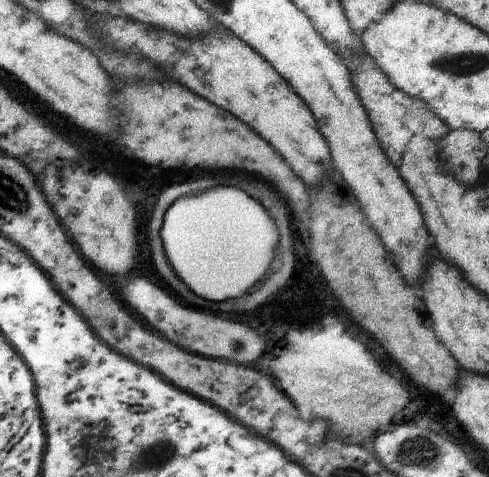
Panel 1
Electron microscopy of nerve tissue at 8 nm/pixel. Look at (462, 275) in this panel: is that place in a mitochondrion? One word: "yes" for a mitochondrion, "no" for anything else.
no

